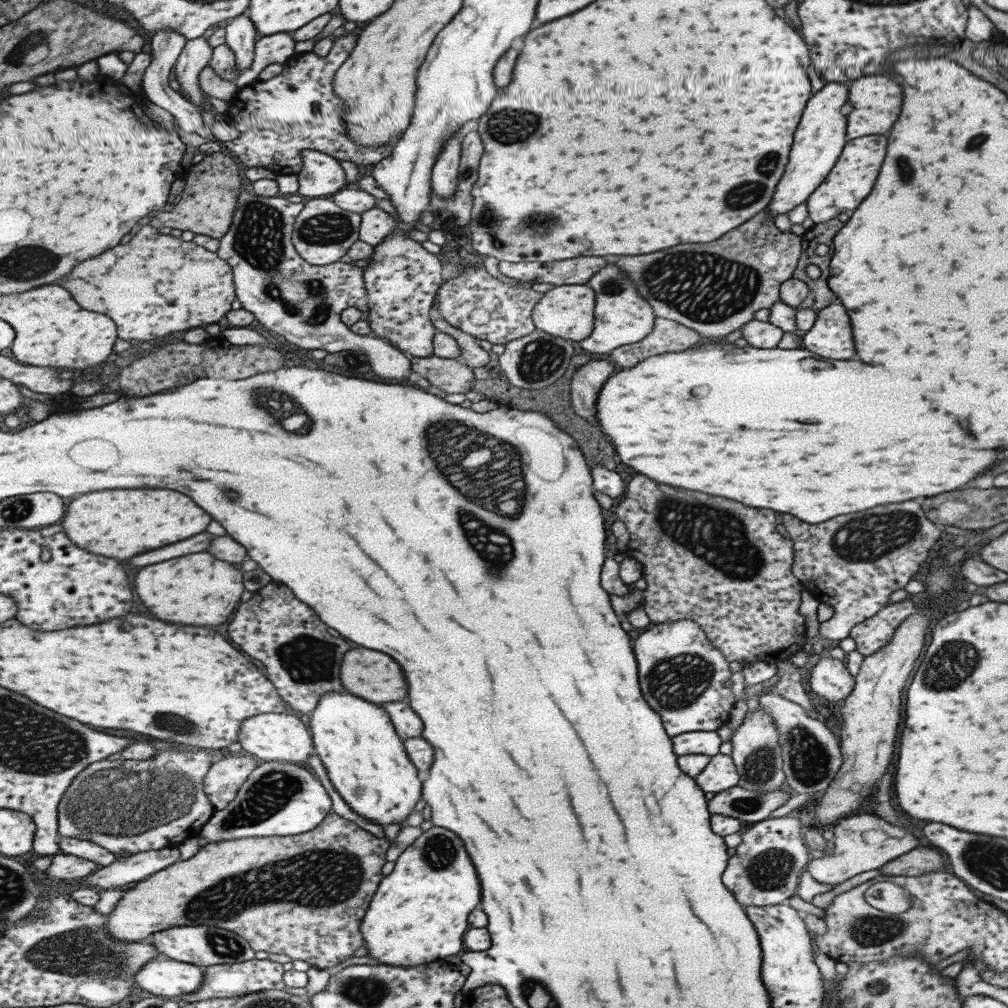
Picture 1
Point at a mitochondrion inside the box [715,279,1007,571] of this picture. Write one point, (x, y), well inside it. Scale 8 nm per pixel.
(892, 530)

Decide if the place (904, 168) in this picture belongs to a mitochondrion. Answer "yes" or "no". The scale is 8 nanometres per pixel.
yes

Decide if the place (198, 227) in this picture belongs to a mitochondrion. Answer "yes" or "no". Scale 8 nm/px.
no

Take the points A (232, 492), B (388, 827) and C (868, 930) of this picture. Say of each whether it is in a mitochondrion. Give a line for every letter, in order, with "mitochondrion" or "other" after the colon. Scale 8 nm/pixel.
A: mitochondrion
B: other
C: mitochondrion

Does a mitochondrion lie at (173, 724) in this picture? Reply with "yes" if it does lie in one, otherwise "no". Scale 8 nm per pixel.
yes

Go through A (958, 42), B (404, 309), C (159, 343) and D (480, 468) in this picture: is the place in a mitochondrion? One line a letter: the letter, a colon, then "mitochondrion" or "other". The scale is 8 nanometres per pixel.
A: other
B: other
C: other
D: mitochondrion

